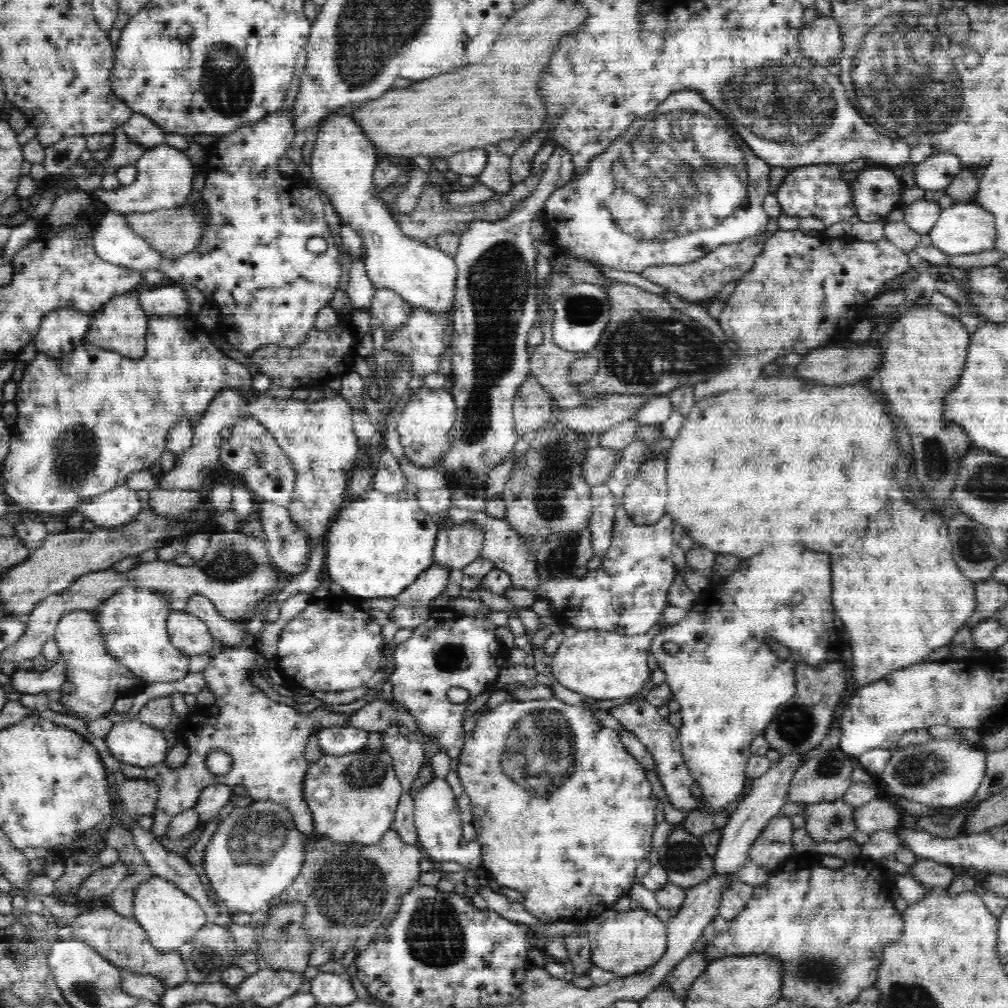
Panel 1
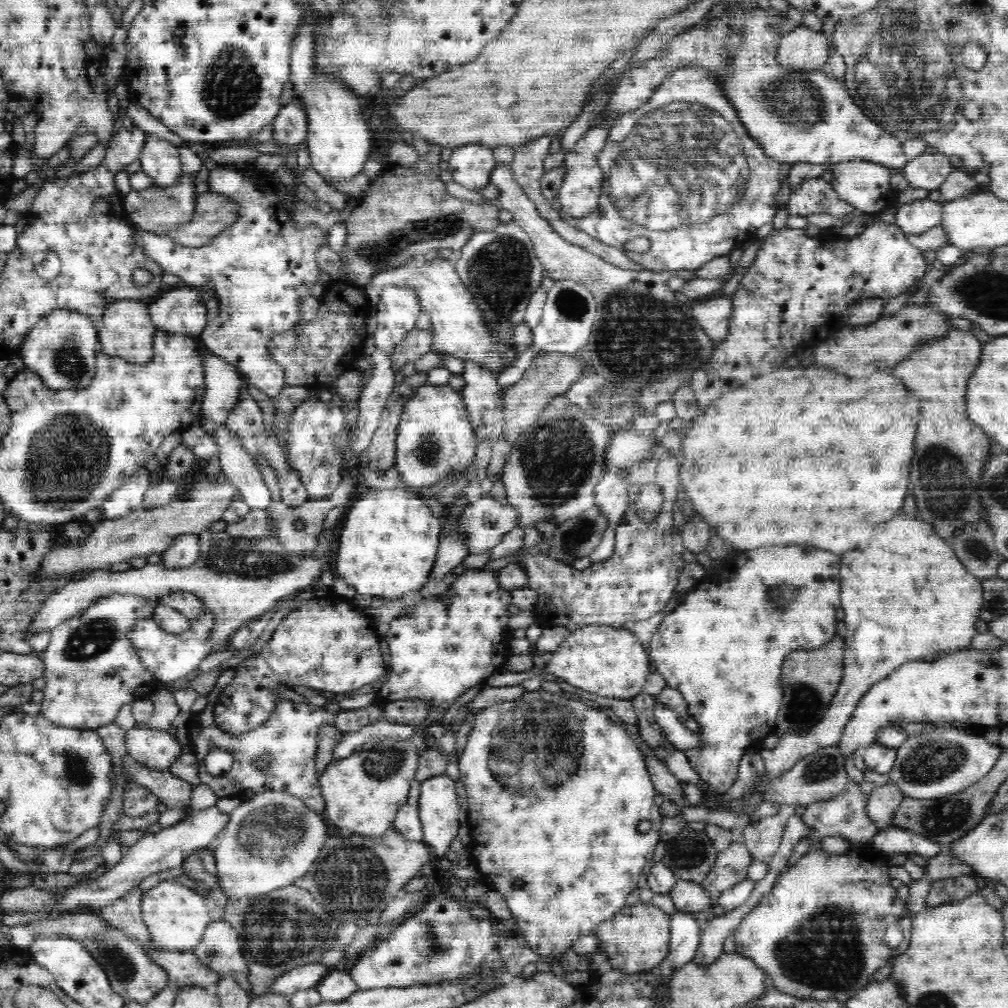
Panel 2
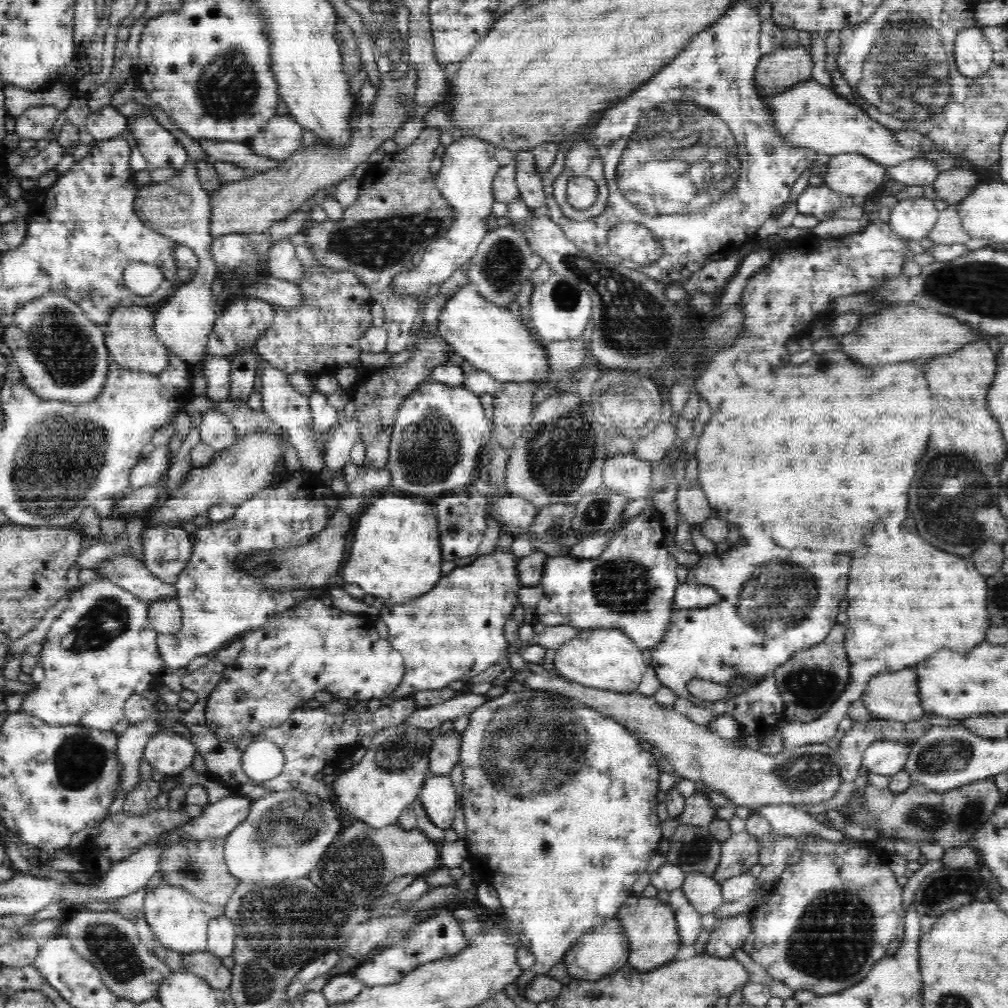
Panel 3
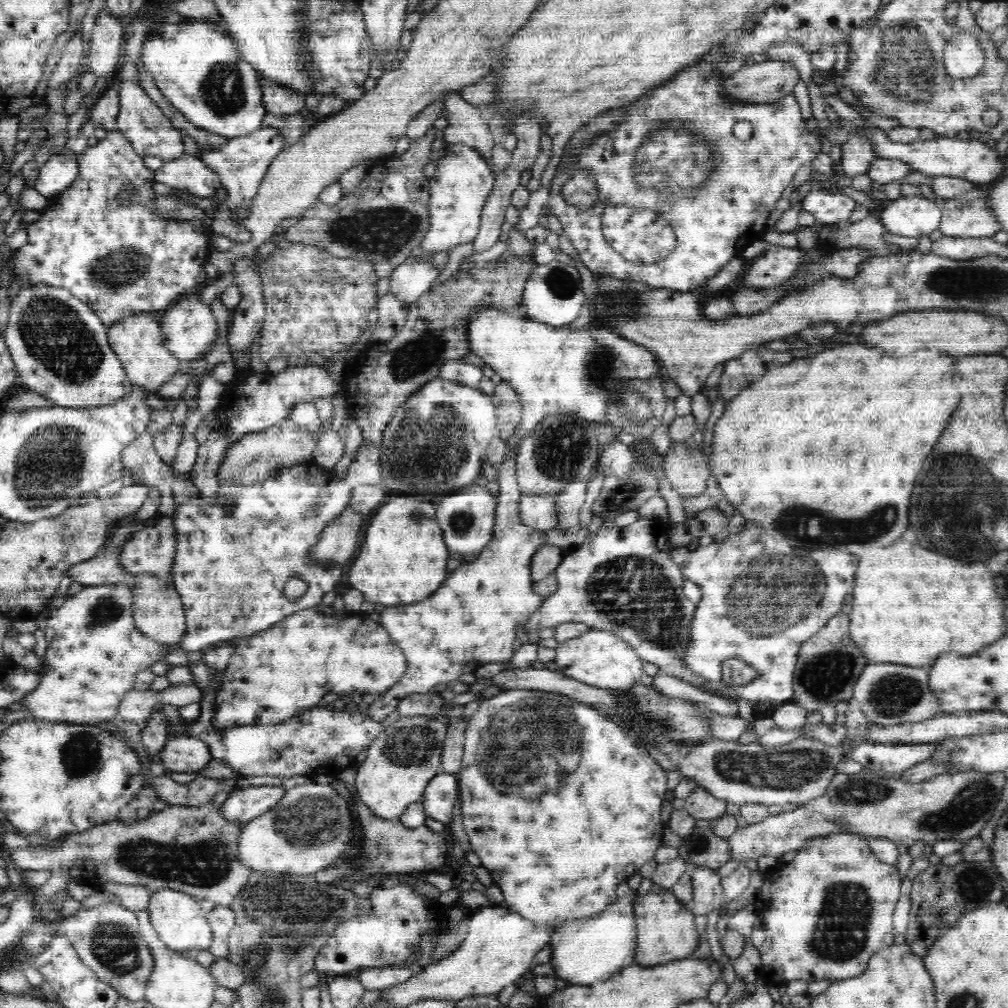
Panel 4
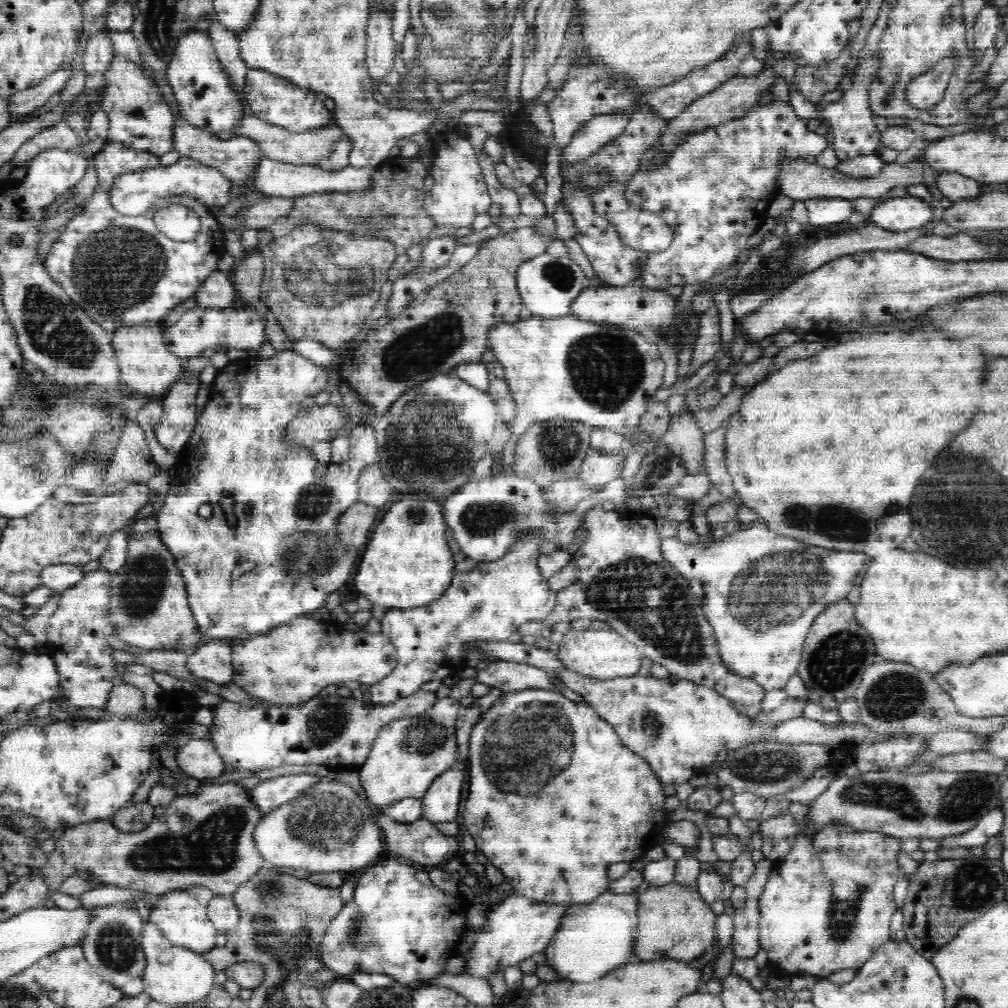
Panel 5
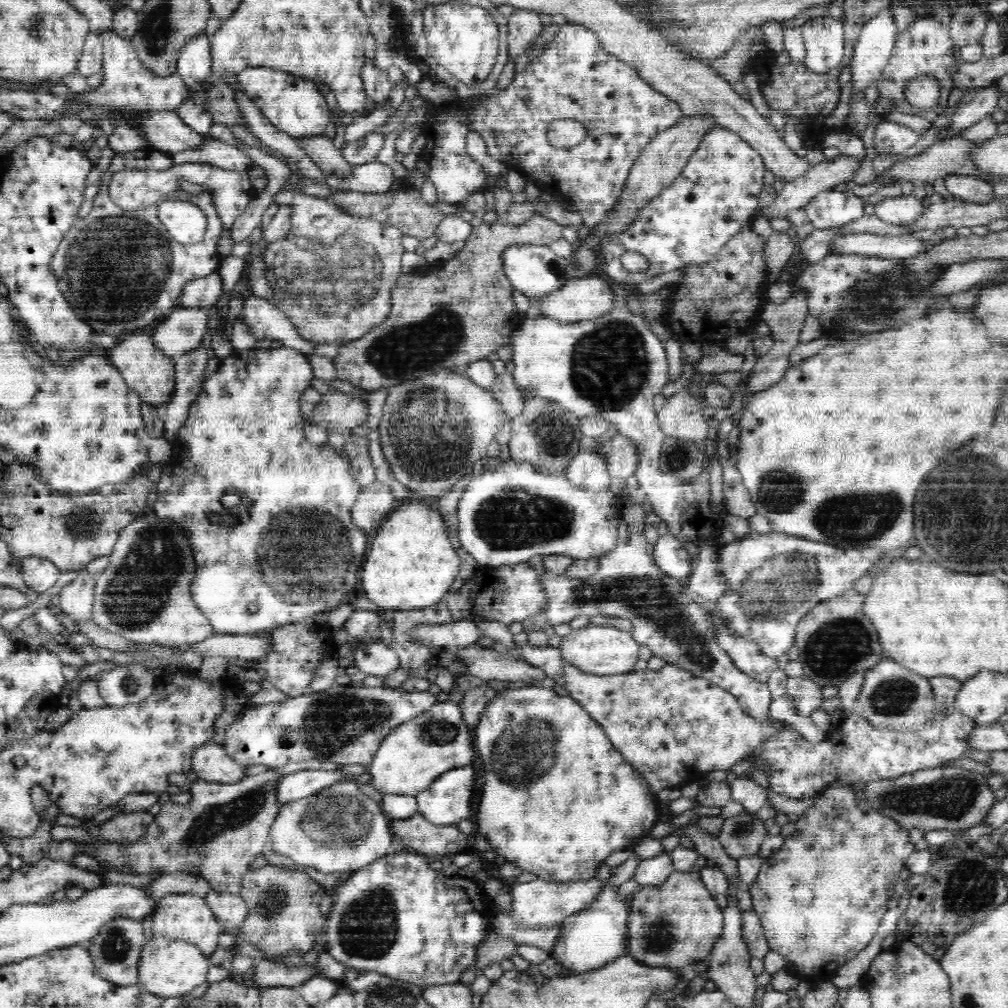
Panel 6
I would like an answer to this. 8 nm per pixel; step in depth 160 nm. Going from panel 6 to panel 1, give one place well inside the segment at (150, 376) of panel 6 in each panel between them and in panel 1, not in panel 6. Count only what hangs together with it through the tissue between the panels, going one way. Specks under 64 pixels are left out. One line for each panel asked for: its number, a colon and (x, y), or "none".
1: (121, 325)
2: (126, 330)
3: (132, 342)
4: (136, 340)
5: (146, 365)

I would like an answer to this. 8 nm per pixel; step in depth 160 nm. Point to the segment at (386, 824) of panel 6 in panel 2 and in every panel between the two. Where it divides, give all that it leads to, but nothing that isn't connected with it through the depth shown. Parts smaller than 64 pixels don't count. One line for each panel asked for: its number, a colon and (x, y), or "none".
2: (271, 839)
3: (285, 833)
4: (308, 830)
5: (327, 828)

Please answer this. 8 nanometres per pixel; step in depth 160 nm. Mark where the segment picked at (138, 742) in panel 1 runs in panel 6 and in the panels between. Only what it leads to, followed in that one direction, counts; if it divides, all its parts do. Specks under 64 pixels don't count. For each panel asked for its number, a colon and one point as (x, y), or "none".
2: (158, 750)
3: (169, 753)
4: (183, 754)
5: (200, 759)
6: (212, 763)

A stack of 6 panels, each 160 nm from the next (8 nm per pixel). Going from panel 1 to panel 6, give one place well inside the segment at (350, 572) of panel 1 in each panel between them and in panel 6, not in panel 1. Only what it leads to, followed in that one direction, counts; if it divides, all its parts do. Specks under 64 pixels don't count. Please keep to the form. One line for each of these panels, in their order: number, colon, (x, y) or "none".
2: (390, 540)
3: (402, 529)
4: (403, 559)
5: (408, 563)
6: (411, 565)

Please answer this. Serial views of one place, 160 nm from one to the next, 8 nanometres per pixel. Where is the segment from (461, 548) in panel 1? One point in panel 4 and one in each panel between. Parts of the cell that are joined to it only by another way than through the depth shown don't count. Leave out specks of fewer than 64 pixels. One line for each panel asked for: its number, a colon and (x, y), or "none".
2: (487, 520)
3: (512, 510)
4: (536, 511)

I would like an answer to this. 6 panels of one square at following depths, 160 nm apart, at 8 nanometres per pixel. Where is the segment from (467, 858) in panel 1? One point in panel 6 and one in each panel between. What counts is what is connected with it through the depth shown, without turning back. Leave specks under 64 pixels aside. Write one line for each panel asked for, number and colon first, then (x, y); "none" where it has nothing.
2: (438, 809)
3: (438, 797)
4: (438, 800)
5: (441, 803)
6: (448, 800)

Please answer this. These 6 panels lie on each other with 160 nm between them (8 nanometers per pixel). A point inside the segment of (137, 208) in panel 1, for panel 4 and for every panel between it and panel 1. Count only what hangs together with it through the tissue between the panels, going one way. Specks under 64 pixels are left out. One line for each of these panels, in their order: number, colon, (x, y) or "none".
2: (160, 160)
3: (160, 148)
4: (140, 121)

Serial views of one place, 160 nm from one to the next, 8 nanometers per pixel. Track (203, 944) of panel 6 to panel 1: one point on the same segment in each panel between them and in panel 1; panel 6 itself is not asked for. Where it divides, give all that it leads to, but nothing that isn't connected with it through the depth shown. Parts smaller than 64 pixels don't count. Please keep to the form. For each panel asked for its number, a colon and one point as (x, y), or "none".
1: (171, 917)
2: (176, 916)
3: (176, 917)
4: (178, 918)
5: (182, 919)

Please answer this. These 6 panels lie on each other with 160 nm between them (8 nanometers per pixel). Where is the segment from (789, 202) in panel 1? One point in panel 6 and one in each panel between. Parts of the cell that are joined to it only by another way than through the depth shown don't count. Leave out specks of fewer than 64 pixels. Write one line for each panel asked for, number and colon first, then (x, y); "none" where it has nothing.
2: (811, 196)
3: (821, 201)
4: (829, 208)
5: (822, 211)
6: (831, 208)

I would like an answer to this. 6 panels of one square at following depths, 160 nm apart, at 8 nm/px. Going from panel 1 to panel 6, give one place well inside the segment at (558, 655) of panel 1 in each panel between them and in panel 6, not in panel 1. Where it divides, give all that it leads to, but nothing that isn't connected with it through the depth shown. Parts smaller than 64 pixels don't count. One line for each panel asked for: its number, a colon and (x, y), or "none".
2: (609, 662)
3: (606, 659)
4: (599, 658)
5: (602, 653)
6: (602, 650)

